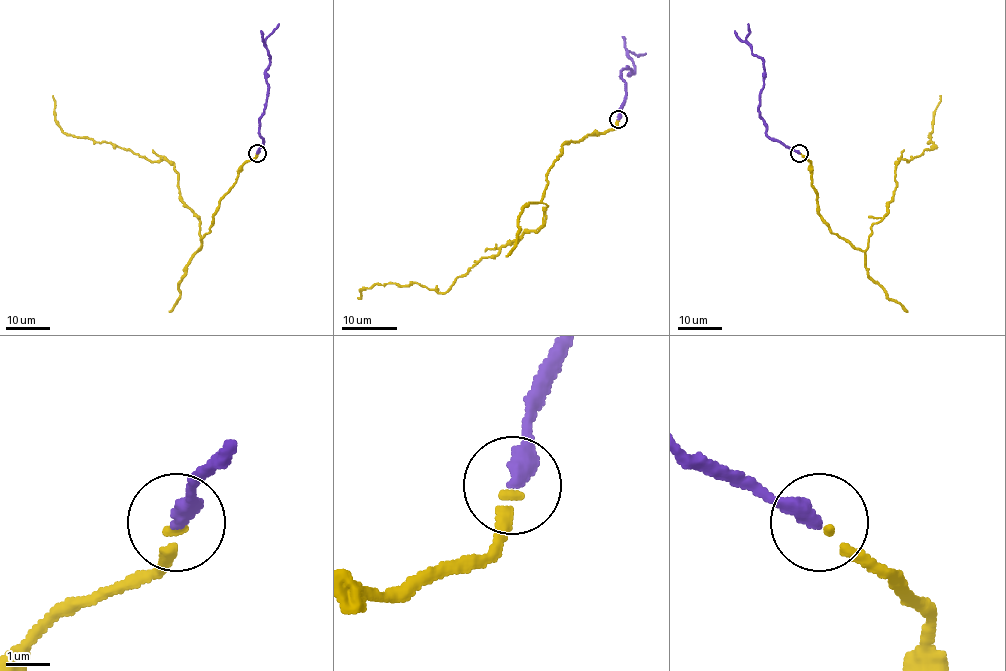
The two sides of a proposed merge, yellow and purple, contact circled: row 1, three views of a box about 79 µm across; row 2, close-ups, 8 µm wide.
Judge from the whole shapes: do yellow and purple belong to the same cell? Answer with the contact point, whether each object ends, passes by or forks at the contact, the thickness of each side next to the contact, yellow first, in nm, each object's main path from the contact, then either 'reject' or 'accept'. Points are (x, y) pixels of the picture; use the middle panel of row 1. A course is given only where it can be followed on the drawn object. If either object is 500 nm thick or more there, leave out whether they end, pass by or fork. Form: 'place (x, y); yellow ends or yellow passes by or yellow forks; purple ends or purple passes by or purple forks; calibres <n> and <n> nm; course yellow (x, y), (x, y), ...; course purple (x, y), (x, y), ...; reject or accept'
place (618, 119); yellow ends; purple ends; calibres 240 and 400 nm; course yellow (618, 120), (562, 145), (536, 232), (482, 257), (444, 293), (384, 283), (358, 297); course purple (618, 119), (625, 98), (621, 74), (626, 67), (632, 73), (628, 74), (633, 73), (628, 52), (644, 53); accept

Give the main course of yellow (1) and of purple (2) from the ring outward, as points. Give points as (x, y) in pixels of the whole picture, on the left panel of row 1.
1: (257, 154), (220, 201), (197, 250), (200, 220), (182, 201), (174, 166), (66, 134), (55, 118), (52, 96)
2: (257, 152), (263, 145), (259, 120), (268, 87), (265, 69), (269, 55), (265, 41), (278, 23)

